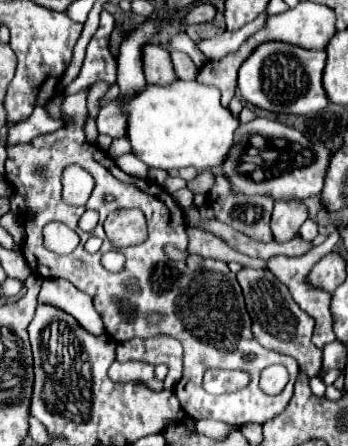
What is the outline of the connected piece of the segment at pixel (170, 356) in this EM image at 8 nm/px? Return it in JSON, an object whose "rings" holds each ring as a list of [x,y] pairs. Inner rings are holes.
{"rings":[[[159,335],[151,339],[129,339],[127,343],[117,343],[115,359],[123,361],[145,361],[149,365],[165,363],[169,367],[169,373],[165,377],[165,383],[175,383],[181,377],[181,365],[183,365],[183,347],[175,337]]]}

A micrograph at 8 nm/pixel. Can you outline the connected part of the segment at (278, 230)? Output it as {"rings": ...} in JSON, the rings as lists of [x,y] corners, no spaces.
{"rings":[[[275,201],[273,217],[271,217],[271,231],[277,243],[291,241],[297,237],[299,227],[307,219],[307,207],[301,201]]]}

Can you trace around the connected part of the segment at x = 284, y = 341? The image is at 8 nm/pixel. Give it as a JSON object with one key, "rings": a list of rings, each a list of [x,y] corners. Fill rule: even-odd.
{"rings":[[[243,267],[237,273],[237,281],[239,281],[243,295],[245,295],[245,305],[251,315],[251,321],[253,321],[251,331],[253,331],[255,339],[269,351],[279,351],[281,355],[291,355],[293,359],[297,359],[299,369],[305,371],[309,377],[319,375],[323,351],[317,349],[311,341],[313,319],[295,303],[287,285],[283,285],[267,269],[257,271],[257,269],[247,269],[247,267]]]}

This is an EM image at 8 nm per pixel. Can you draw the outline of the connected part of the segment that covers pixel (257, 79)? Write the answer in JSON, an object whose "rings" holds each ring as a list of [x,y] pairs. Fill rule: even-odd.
{"rings":[[[263,43],[239,69],[241,97],[265,111],[307,115],[327,107],[329,99],[321,87],[325,51],[309,51],[287,43]]]}

